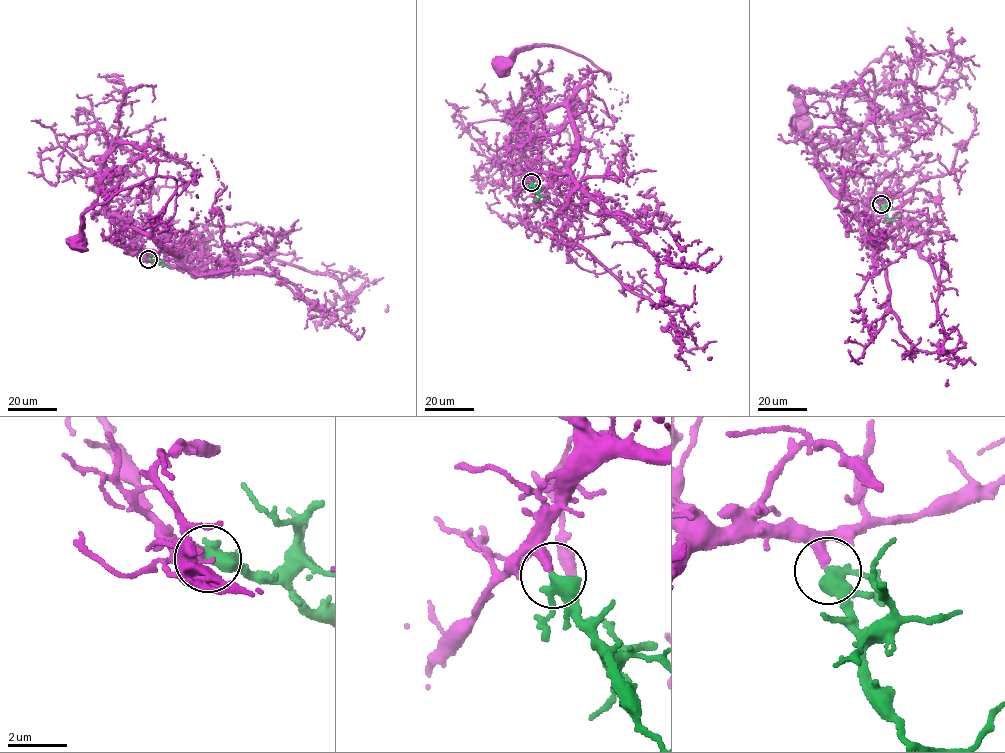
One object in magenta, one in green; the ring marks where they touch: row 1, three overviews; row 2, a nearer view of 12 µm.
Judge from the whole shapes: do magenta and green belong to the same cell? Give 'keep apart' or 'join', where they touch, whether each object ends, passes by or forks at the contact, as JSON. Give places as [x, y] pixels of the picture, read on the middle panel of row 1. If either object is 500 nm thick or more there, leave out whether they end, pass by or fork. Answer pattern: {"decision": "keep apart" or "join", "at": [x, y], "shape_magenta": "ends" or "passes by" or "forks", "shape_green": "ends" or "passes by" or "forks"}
{"decision": "join", "at": [531, 182], "shape_magenta": "ends", "shape_green": "passes by"}

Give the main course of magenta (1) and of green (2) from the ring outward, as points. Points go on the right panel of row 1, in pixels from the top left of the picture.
1: (881, 204), (860, 214), (829, 184), (814, 145), (790, 122), (806, 110), (804, 92), (791, 85), (804, 123)
2: (882, 204), (888, 219), (893, 219), (898, 213)

